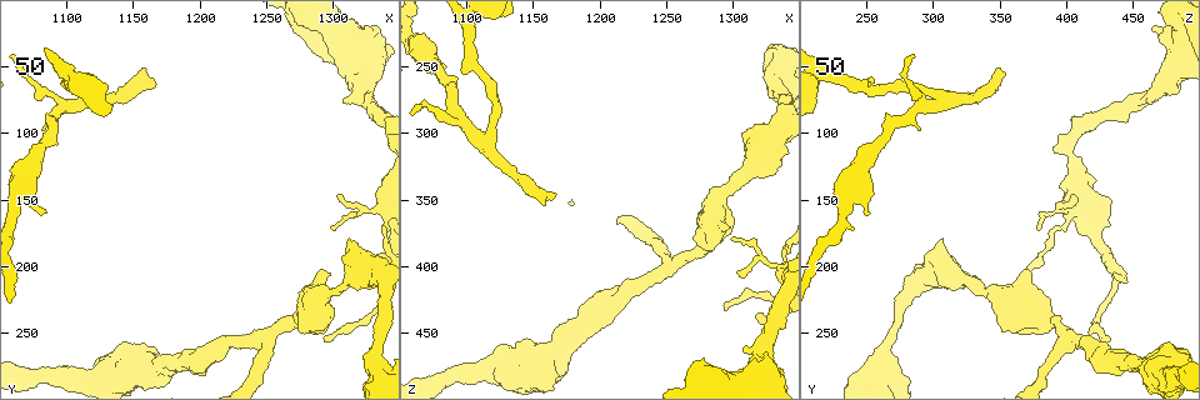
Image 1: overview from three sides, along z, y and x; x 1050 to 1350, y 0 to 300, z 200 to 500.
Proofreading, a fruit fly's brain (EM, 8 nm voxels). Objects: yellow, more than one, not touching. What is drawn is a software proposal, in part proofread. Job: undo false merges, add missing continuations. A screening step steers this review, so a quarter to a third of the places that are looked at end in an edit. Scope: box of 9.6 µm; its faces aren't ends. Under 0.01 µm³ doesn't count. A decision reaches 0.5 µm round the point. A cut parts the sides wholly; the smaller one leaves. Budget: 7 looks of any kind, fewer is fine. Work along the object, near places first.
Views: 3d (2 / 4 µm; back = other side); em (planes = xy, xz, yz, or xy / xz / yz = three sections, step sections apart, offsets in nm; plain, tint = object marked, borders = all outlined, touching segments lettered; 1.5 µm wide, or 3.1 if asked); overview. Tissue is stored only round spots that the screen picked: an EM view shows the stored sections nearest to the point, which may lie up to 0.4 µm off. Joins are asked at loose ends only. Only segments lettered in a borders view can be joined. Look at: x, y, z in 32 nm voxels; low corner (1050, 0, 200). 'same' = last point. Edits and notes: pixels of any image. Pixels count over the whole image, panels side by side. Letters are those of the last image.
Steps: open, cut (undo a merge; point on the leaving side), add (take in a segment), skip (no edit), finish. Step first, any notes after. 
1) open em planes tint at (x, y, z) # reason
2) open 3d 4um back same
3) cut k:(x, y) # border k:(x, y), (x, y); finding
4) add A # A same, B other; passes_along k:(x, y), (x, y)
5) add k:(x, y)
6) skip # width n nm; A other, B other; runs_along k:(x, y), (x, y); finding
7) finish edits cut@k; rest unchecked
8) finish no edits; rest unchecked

open em planes borders at (1330, 156, 398) # sharp bend

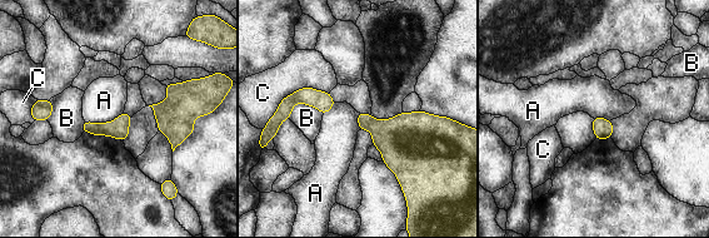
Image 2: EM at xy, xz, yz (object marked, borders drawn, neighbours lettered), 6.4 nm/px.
skip # width 120 nm; A other, B other, C other; border 2:(123, 112), (109, 122), (84, 120); all the same cell

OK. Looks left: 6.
open em planes borders at (1292, 254, 436)

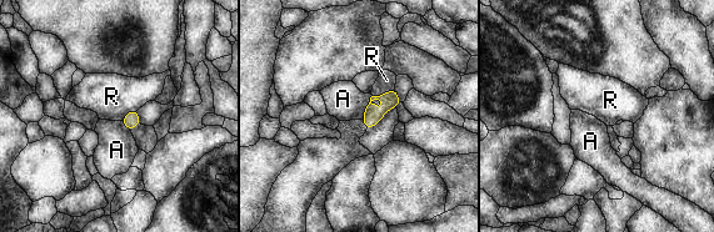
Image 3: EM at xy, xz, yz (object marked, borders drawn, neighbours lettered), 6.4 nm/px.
skip # longest_contact A 170 nm; A other, R other; border 3:(394, 87), (373, 96); none of them fits

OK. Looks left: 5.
open em planes borders at (1160, 52, 352)

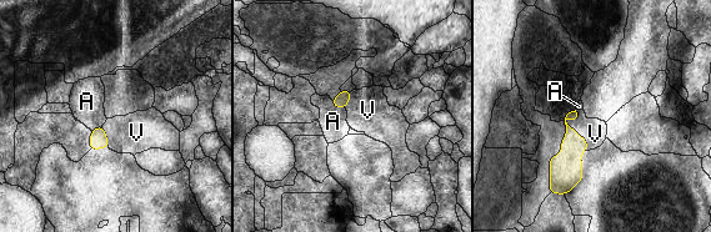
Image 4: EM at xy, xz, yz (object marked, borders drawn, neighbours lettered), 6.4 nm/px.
add V # A other, V same; passes_along 4:(567, 166), (572, 129), (592, 130); the cell continues

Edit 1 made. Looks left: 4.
finish edits add@4; rest unchecked

